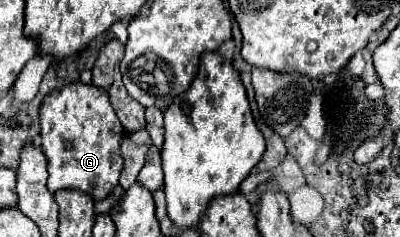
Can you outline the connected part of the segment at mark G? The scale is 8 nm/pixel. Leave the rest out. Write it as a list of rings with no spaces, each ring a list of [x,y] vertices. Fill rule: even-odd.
[[[80,81],[70,83],[62,89],[54,89],[40,107],[40,135],[42,135],[42,151],[48,159],[48,191],[56,193],[62,189],[78,189],[86,195],[90,195],[94,201],[106,199],[112,189],[118,185],[120,167],[124,165],[124,159],[120,159],[120,139],[126,135],[120,119],[116,117],[108,93],[104,89],[98,89],[94,85],[84,85]]]

